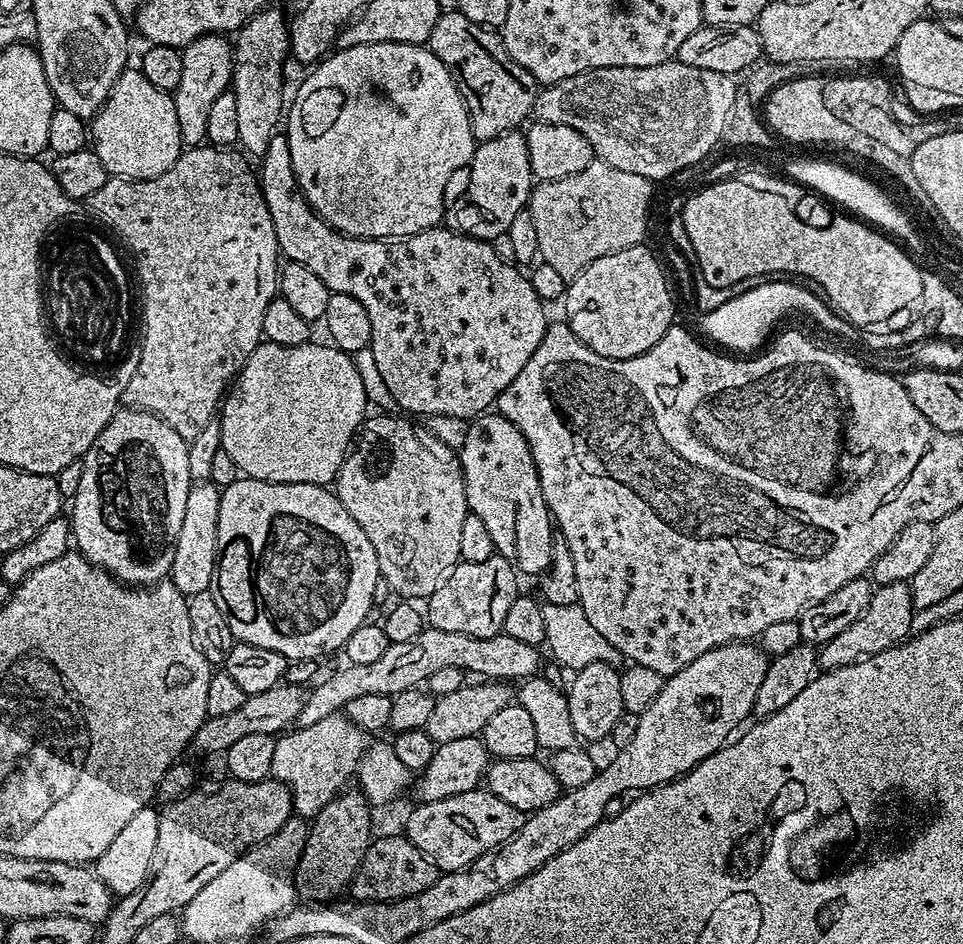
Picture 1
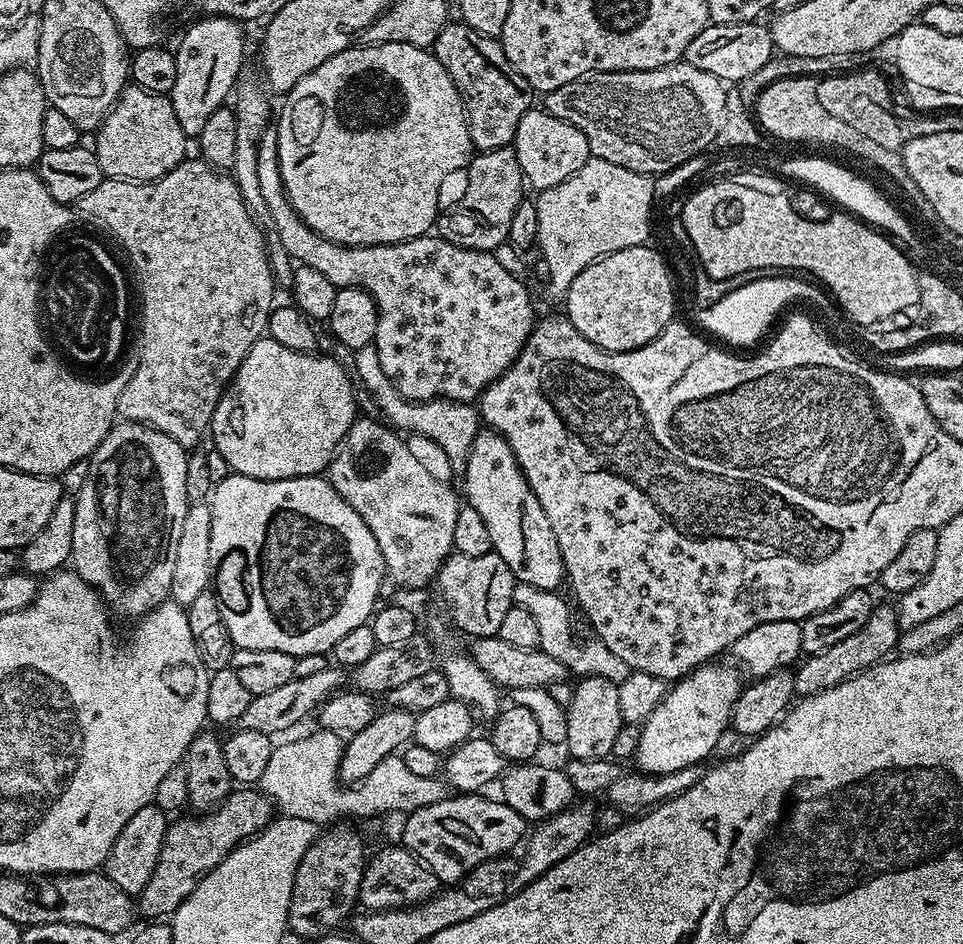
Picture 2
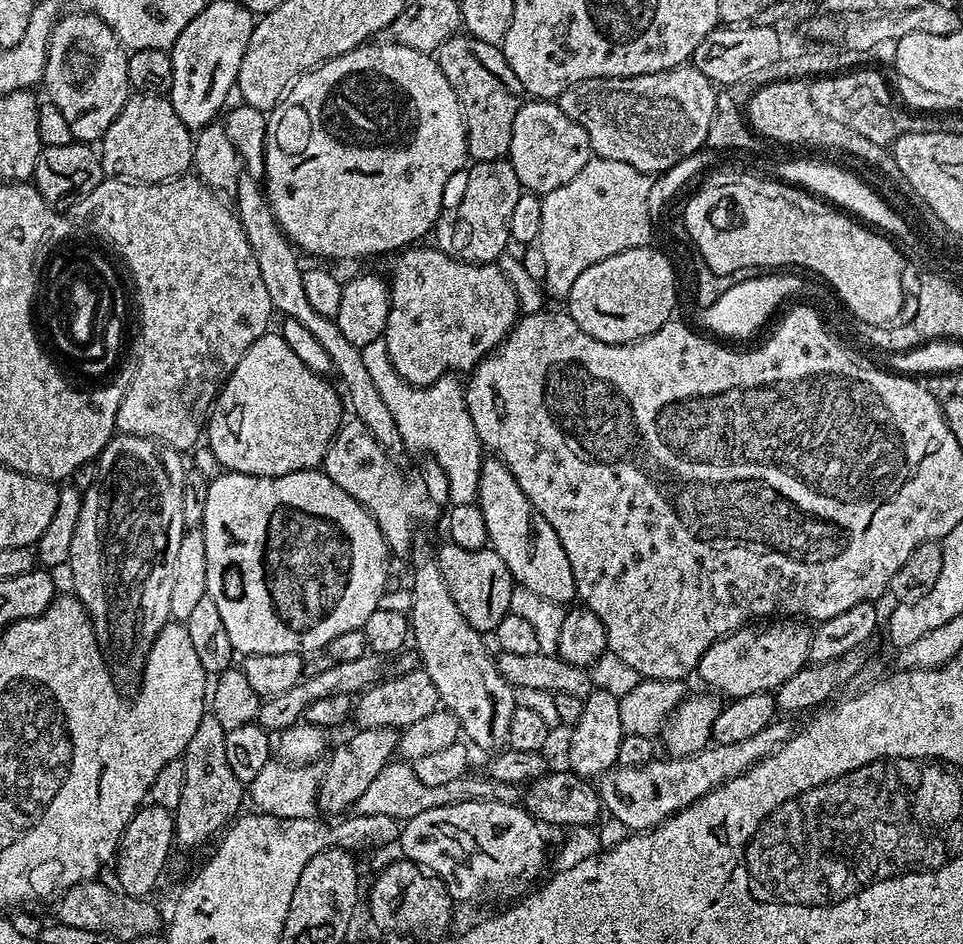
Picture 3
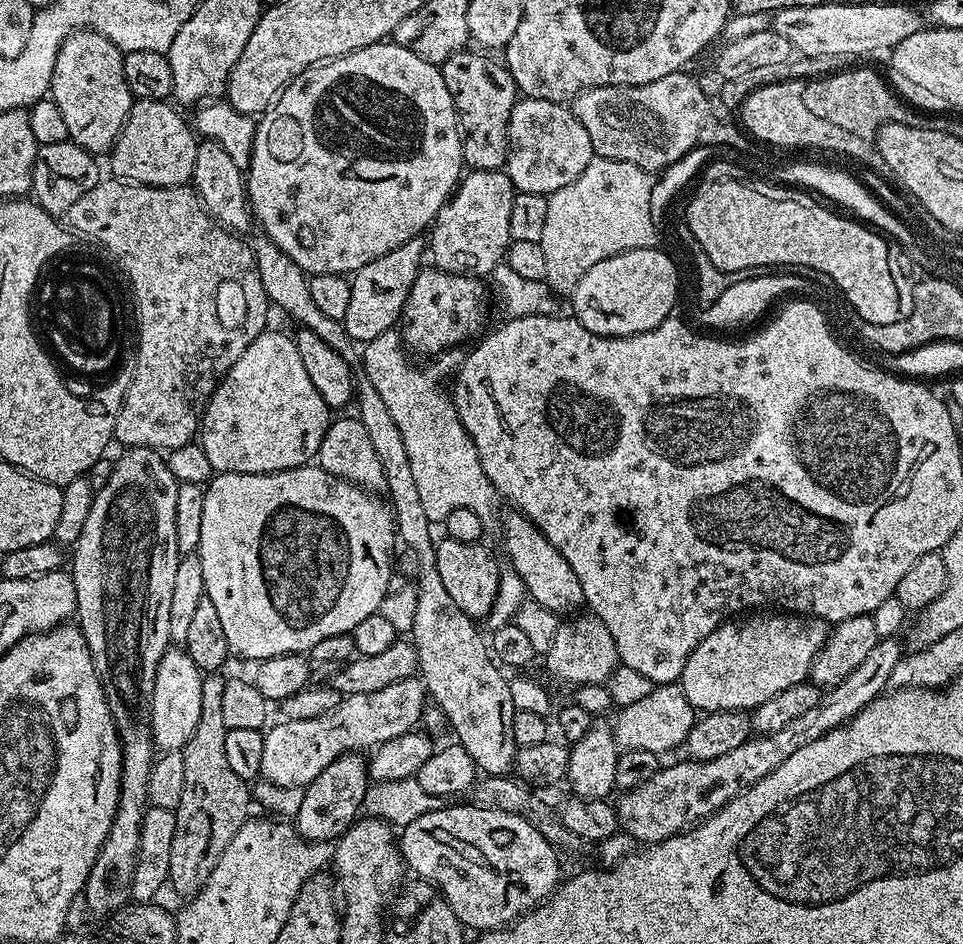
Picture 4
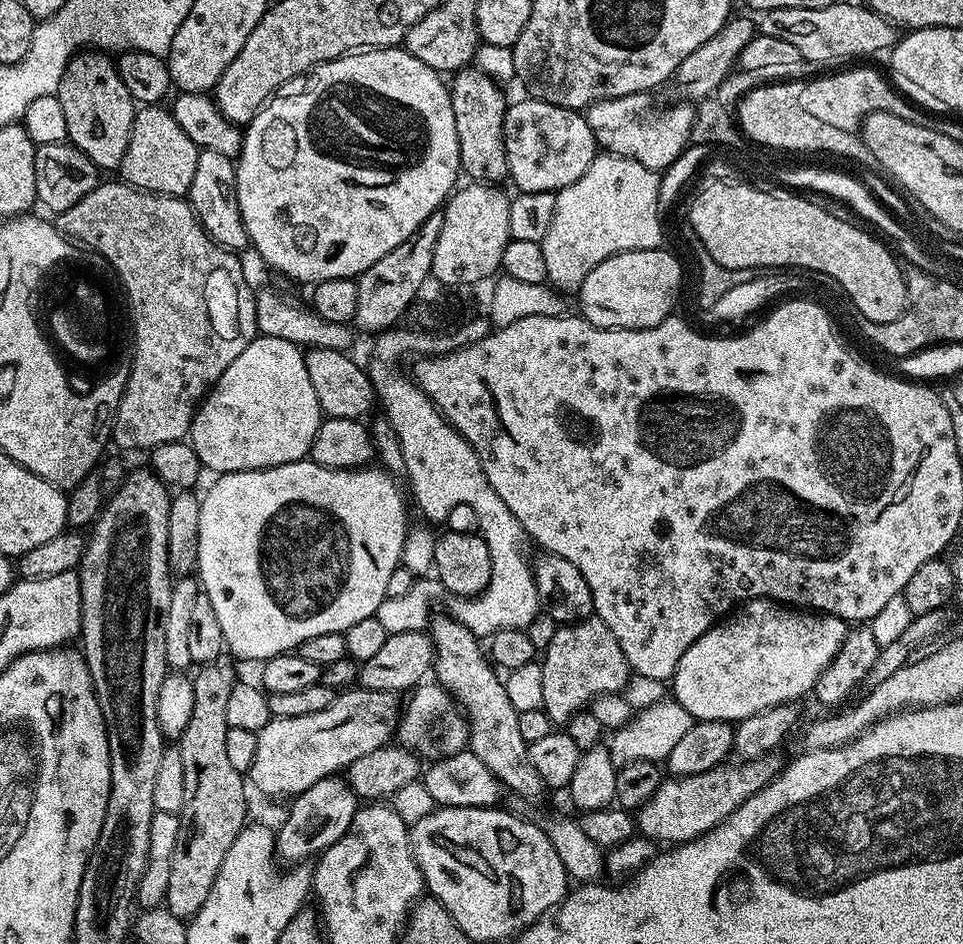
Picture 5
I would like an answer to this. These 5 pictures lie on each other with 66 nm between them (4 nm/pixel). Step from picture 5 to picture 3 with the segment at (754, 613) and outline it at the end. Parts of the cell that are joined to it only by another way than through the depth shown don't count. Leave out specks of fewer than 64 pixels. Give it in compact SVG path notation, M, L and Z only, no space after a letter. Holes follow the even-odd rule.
M772 618L767 622L756 622L751 626L739 628L736 632L723 636L706 654L702 654L698 665L698 676L709 684L713 693L719 694L724 698L735 698L737 696L749 696L759 692L772 692L780 688L786 678L798 674L809 663L808 651L812 633L807 623L801 622L796 618Z

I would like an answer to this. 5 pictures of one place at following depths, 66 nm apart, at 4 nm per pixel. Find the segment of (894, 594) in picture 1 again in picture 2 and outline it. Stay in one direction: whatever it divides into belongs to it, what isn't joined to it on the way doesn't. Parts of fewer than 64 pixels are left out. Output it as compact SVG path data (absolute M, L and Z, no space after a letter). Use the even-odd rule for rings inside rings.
M877 603L872 609L870 618L862 630L850 634L850 638L842 638L842 642L834 642L824 652L813 652L795 669L796 696L803 698L812 696L815 692L826 690L830 686L838 686L843 680L857 676L873 668L889 655L891 648L895 649L900 643L901 626L897 620L897 609L891 604Z

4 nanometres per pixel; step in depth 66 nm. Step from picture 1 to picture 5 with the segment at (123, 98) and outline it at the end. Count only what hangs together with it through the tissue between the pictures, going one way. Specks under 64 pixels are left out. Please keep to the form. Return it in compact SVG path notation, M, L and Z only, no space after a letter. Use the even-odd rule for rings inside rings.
M141 107L132 123L130 142L118 169L119 179L134 188L141 188L144 192L187 197L190 182L194 182L194 169L198 166L200 151L167 107Z

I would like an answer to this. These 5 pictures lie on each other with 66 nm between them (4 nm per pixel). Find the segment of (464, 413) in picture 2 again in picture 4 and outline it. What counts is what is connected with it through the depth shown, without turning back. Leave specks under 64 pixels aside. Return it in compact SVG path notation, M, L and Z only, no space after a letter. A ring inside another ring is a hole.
M396 328L386 330L386 334L378 334L370 343L363 345L362 374L378 390L382 403L390 410L394 417L394 423L398 431L402 433L402 442L406 445L406 454L410 457L410 471L414 473L414 482L418 486L418 498L422 498L422 510L426 510L426 518L433 522L442 522L450 514L450 510L474 510L478 518L486 526L492 526L496 520L496 500L498 493L495 486L486 478L486 470L482 470L482 462L466 426L458 418L458 410L454 406L449 389L440 383L457 371L462 360L462 352L459 347L440 352L425 368L419 368L417 361L410 355L409 349L404 343L403 336Z

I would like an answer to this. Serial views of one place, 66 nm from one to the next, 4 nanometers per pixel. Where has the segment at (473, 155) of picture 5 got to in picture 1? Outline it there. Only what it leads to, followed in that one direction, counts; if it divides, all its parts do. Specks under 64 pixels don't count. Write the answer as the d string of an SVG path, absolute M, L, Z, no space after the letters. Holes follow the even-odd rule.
M459 10L451 11L441 11L426 46L456 79L464 105L468 107L474 138L478 142L489 140L519 129L532 116L532 103L538 91L536 79L530 70L522 70L522 66L510 58L503 39L493 29L470 22Z

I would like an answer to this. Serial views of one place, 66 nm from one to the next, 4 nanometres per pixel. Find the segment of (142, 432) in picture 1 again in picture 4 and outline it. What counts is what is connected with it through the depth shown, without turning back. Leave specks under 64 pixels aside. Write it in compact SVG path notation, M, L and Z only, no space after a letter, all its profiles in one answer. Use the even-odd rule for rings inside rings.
M129 448L123 454L125 456L121 460L115 461L109 481L96 490L94 506L90 506L90 515L86 518L86 527L82 529L78 542L70 548L70 575L76 591L74 616L86 638L86 644L90 646L104 697L116 723L116 732L120 735L122 754L118 810L82 893L82 900L88 903L88 908L94 915L104 914L108 917L121 911L129 903L142 818L149 807L148 779L154 759L154 674L158 674L158 662L170 647L170 598L174 595L174 573L178 571L181 557L175 540L179 483L170 470L167 459L155 448Z

